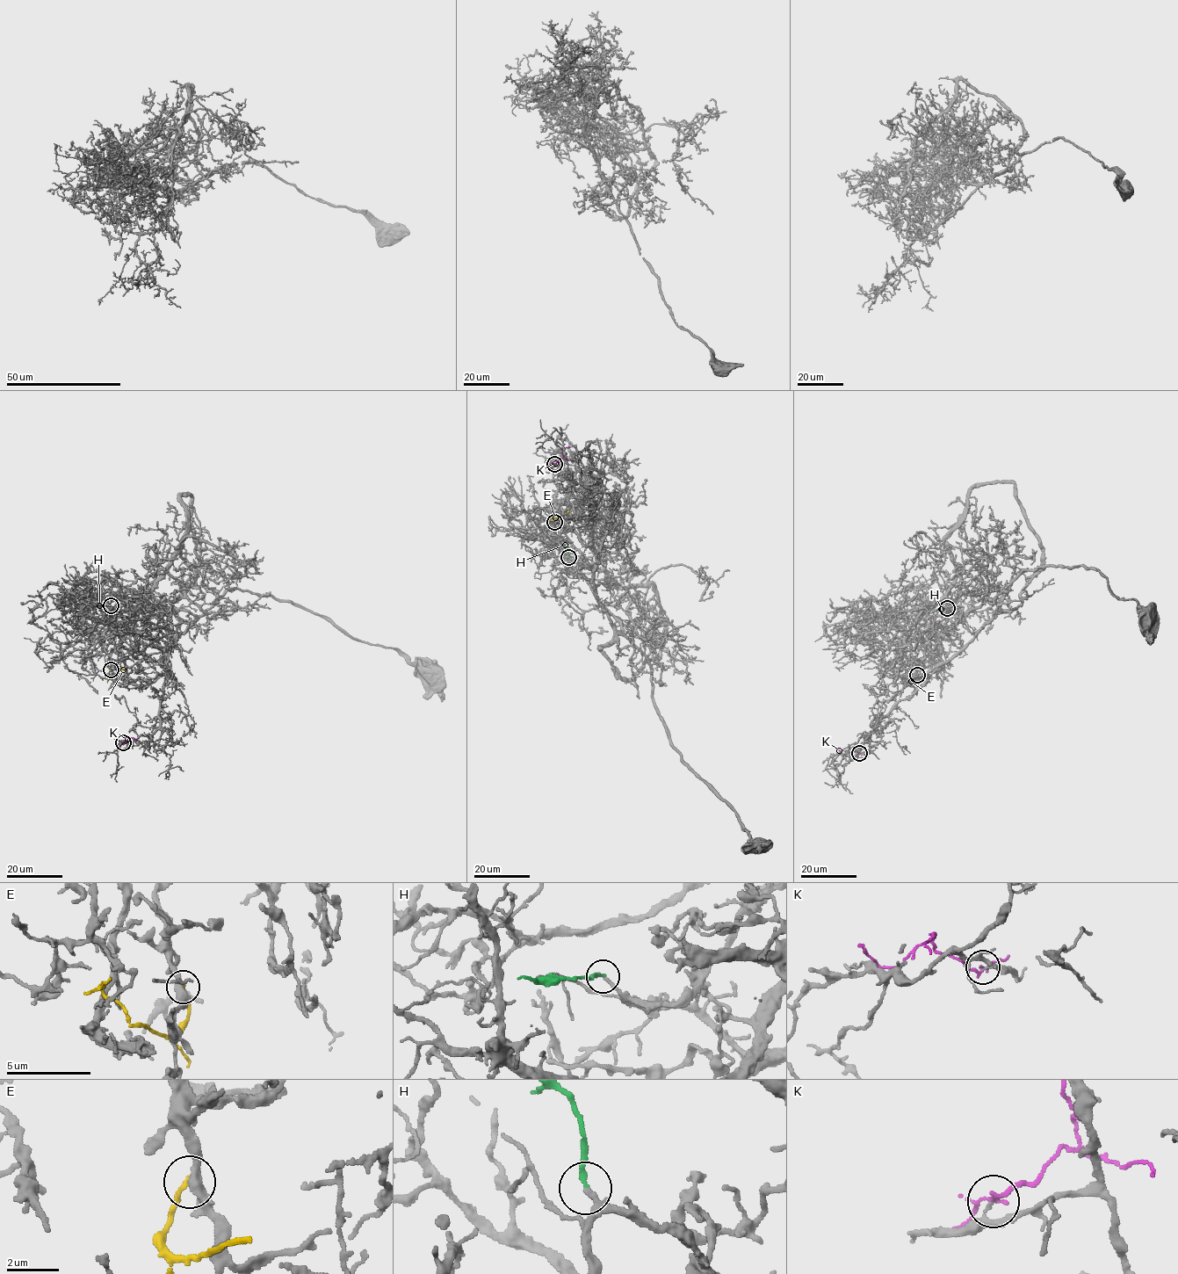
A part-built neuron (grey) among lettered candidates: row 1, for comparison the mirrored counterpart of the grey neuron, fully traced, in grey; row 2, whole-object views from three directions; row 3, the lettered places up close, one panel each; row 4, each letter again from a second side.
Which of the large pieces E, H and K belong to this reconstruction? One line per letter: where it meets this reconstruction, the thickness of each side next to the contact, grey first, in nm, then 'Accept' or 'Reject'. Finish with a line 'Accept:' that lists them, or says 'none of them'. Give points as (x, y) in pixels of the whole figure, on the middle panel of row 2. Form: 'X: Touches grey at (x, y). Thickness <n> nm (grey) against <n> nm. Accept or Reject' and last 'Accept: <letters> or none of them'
E: Touches grey at (554, 522). Thickness 380 nm (grey) against 200 nm. Reject
H: Touches grey at (568, 557). Thickness 200 nm (grey) against 200 nm. Reject
K: Touches grey at (554, 464). Thickness 130 nm (grey) against 110 nm. Reject
Accept: none of them

